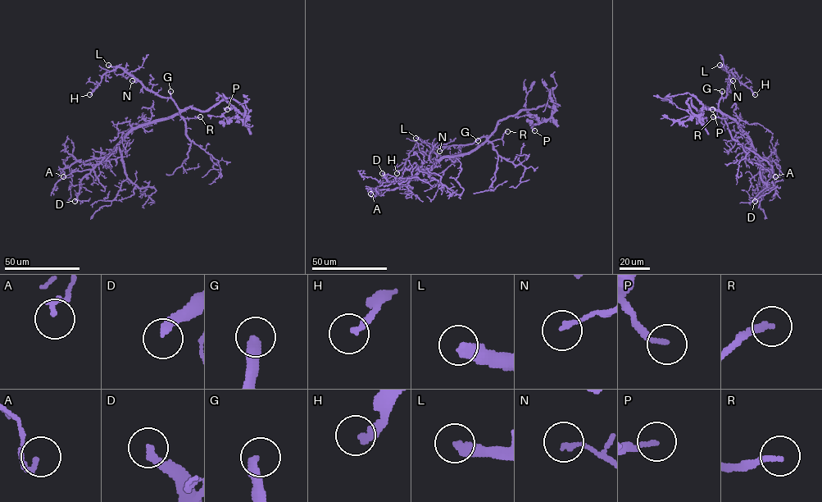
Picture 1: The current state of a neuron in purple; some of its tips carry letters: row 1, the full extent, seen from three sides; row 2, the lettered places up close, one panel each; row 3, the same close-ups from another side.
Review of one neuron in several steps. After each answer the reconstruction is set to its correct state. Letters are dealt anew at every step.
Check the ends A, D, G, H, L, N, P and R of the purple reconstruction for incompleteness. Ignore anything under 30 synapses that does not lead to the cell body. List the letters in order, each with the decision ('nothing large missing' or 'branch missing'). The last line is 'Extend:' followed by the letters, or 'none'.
A: nothing large missing
D: branch missing
G: branch missing
H: branch missing
L: branch missing
N: nothing large missing
P: nothing large missing
R: nothing large missing
Extend: D, G, H, L

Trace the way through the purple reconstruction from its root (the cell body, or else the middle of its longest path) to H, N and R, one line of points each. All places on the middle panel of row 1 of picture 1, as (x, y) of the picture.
H: (478, 148), (487, 139), (485, 137), (471, 143), (440, 148), (423, 142), (410, 152), (406, 163), (397, 173)
N: (478, 148), (487, 139), (485, 137), (471, 143), (447, 146), (439, 151)
R: (478, 148), (487, 141), (501, 139), (507, 131)

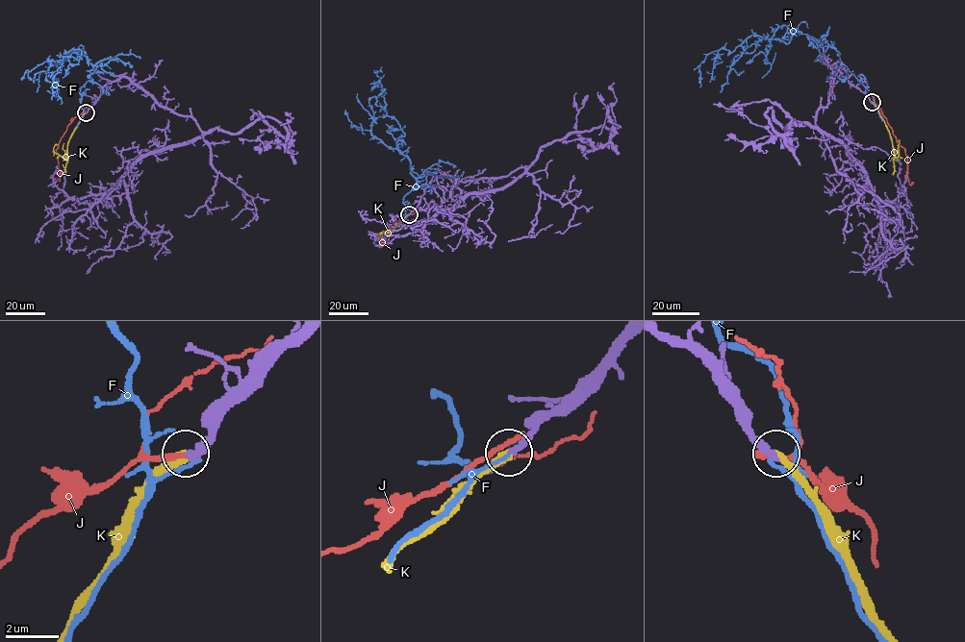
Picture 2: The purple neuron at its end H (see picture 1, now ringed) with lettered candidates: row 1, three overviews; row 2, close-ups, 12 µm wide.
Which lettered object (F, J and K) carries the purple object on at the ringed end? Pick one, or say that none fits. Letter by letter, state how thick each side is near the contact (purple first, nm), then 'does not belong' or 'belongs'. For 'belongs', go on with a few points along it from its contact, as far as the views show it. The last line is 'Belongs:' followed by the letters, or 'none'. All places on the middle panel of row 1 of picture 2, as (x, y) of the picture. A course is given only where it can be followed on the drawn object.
F: calibres 260 and 130 nm; does not belong
J: calibres 280 and 200 nm; does not belong
K: calibres 240 and 280 nm; belongs; course (410, 214), (390, 233), (380, 233), (376, 236), (380, 234)
Belongs: K

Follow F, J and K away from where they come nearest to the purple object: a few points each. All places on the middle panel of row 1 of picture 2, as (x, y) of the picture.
F: (410, 213), (402, 201), (416, 179), (397, 148), (404, 134), (387, 114), (375, 71)
J: (410, 213), (384, 231), (379, 240), (383, 242), (380, 247)
K: (410, 214), (390, 233), (380, 233), (376, 236), (380, 234)

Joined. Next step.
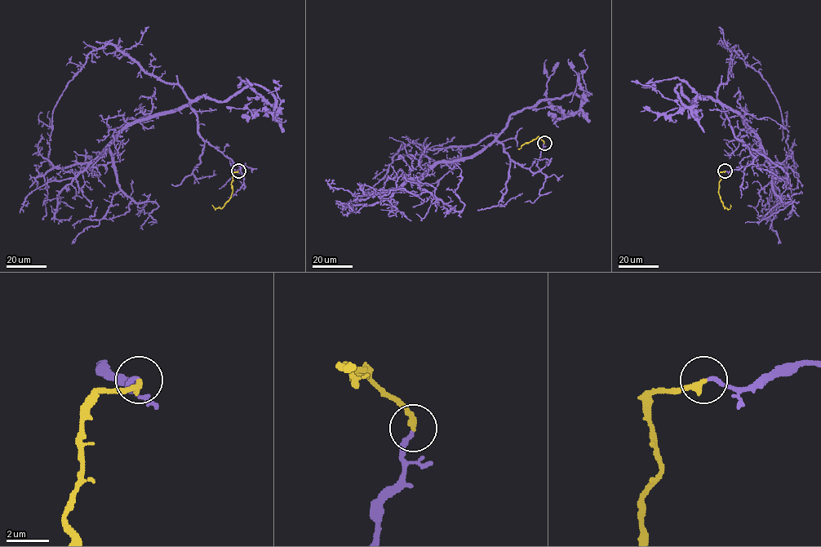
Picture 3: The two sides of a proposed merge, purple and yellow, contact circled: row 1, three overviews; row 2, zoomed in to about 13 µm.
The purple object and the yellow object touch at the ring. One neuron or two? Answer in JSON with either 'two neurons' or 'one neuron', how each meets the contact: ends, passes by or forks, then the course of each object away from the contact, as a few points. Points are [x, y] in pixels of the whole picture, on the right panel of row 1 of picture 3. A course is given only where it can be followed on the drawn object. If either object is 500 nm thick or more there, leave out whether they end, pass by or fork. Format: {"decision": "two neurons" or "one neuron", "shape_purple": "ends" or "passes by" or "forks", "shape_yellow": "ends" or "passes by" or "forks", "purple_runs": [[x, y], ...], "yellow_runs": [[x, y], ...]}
{"decision": "one neuron", "shape_purple": "ends", "shape_yellow": "ends", "purple_runs": [[725, 171], [754, 157], [717, 98], [731, 55], [724, 44], [768, 83], [782, 126], [784, 112]], "yellow_runs": [[725, 171], [720, 173], [718, 192], [725, 208], [729, 209], [730, 205]]}

